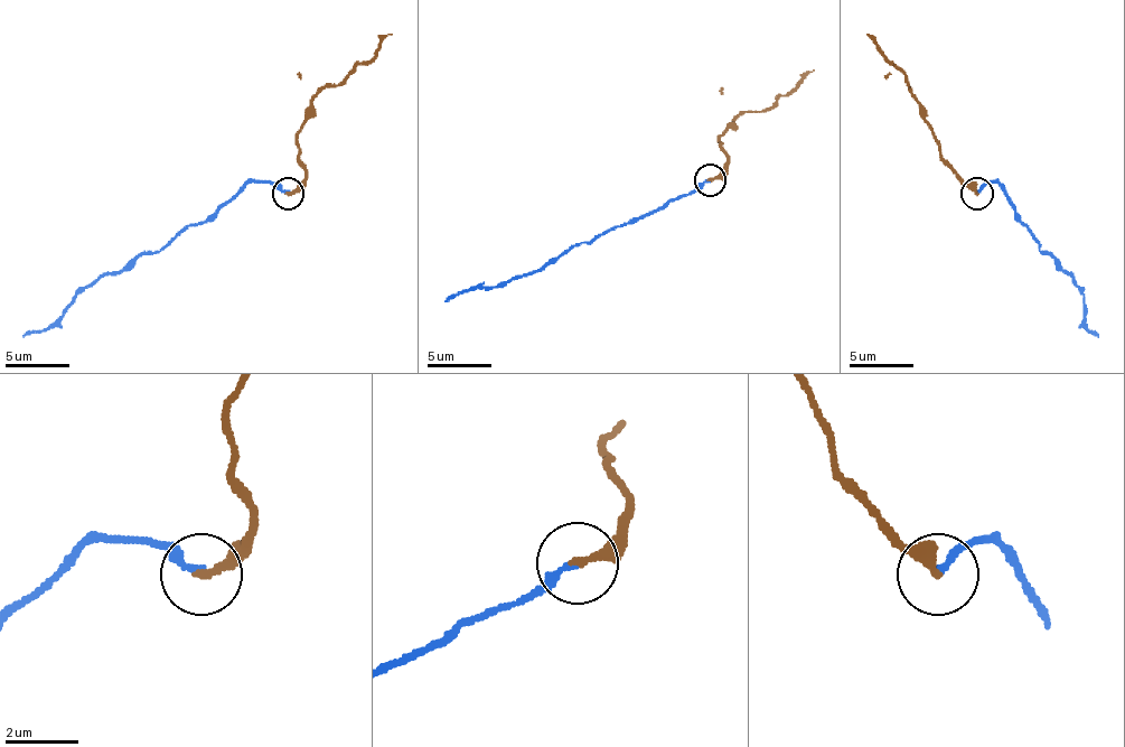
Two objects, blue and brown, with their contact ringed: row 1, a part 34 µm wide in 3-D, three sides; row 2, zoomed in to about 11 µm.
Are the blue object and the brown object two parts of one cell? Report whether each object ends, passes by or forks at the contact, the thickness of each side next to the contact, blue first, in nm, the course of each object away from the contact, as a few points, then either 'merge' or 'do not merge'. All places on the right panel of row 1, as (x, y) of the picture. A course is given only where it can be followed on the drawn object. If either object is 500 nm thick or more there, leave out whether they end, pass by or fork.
blue ends there; brown ends there; 180 nm thick on the blue side, 200 nm on the other; blue runs (976, 193), (985, 183), (995, 183), (1043, 253), (1068, 272), (1085, 295), (1085, 326), (1097, 336); brown runs (976, 193), (961, 177), (935, 136), (921, 103), (909, 91), (909, 81), (868, 34); merge

